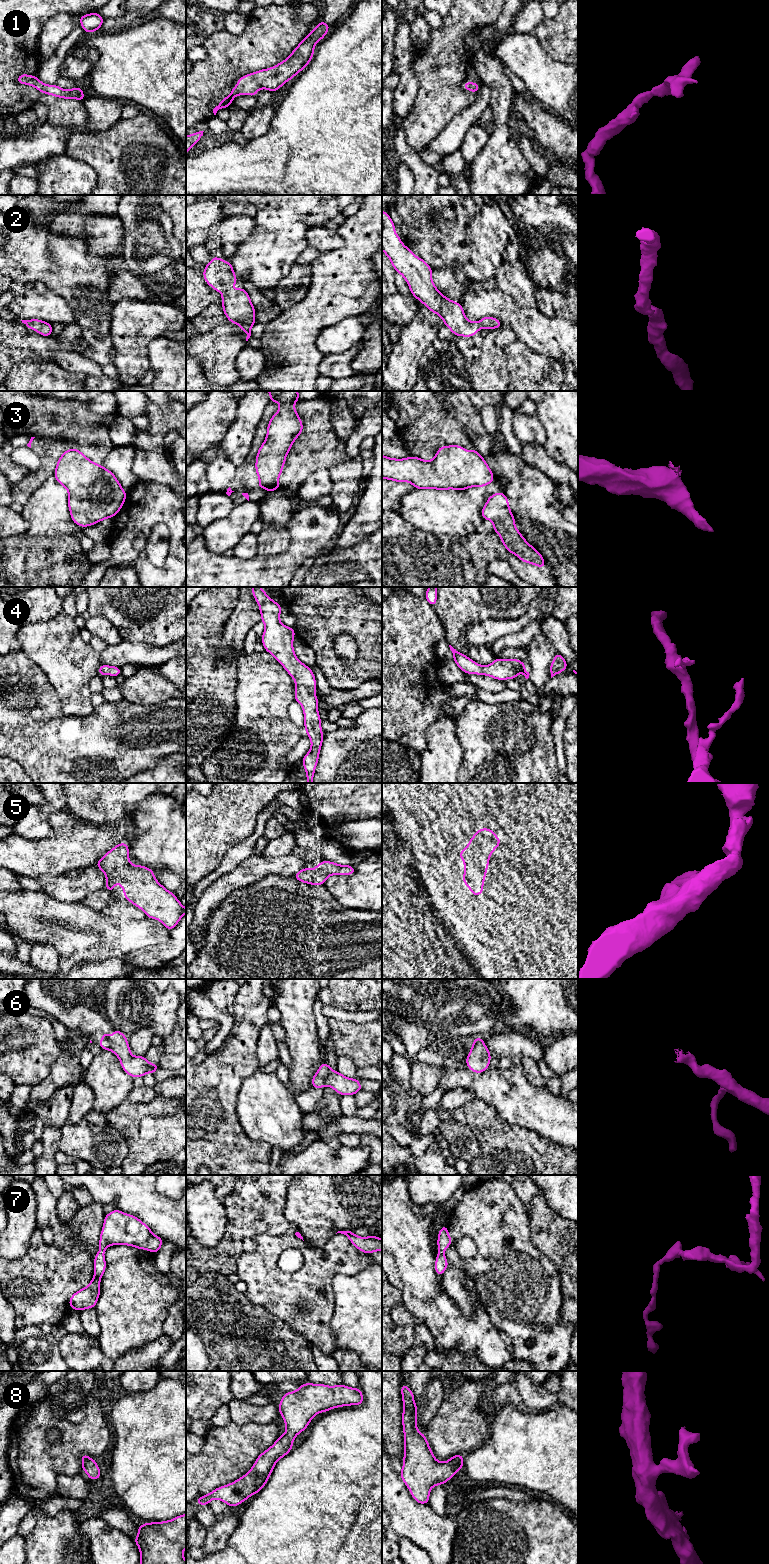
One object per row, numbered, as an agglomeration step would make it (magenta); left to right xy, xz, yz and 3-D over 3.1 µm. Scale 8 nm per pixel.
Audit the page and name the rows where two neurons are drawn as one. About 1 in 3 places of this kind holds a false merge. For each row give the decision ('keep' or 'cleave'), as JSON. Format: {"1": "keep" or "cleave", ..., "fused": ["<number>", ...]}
{"1": "keep", "2": "keep", "3": "cleave", "4": "keep", "5": "keep", "6": "keep", "7": "keep", "8": "keep", "fused": ["3"]}

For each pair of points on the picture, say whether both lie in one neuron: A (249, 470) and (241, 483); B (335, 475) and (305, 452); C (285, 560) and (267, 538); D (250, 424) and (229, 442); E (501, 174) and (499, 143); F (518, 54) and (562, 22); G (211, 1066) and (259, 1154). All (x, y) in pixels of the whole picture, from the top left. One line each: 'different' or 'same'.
A: same
B: different
C: different
D: same
E: same
F: different
G: same

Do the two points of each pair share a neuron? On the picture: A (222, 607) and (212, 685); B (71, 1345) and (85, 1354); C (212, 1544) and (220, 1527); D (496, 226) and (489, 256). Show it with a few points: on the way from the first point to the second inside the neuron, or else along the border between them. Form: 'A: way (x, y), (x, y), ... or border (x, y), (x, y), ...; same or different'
A: way (208, 626), (208, 666); same
B: way (74, 1348), (82, 1353); same
C: way (214, 1540), (220, 1531); same
D: way (489, 233), (489, 249); same

